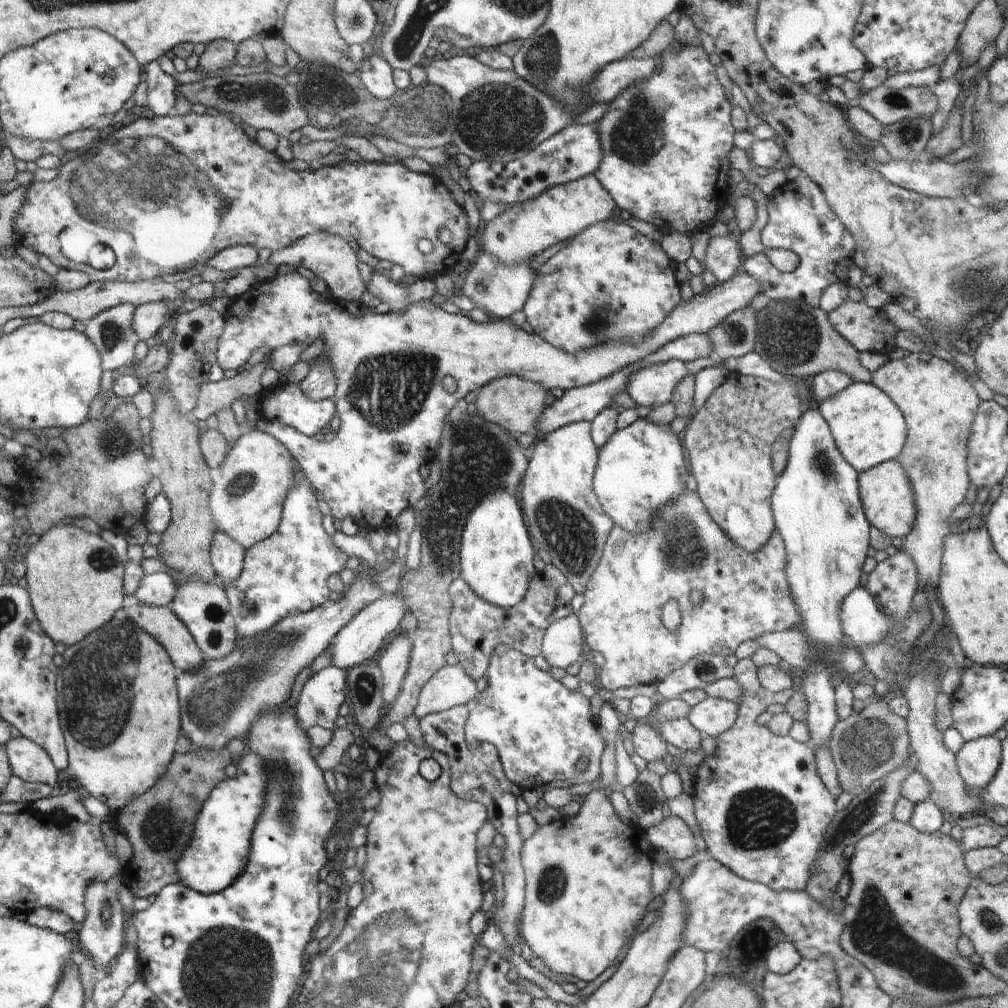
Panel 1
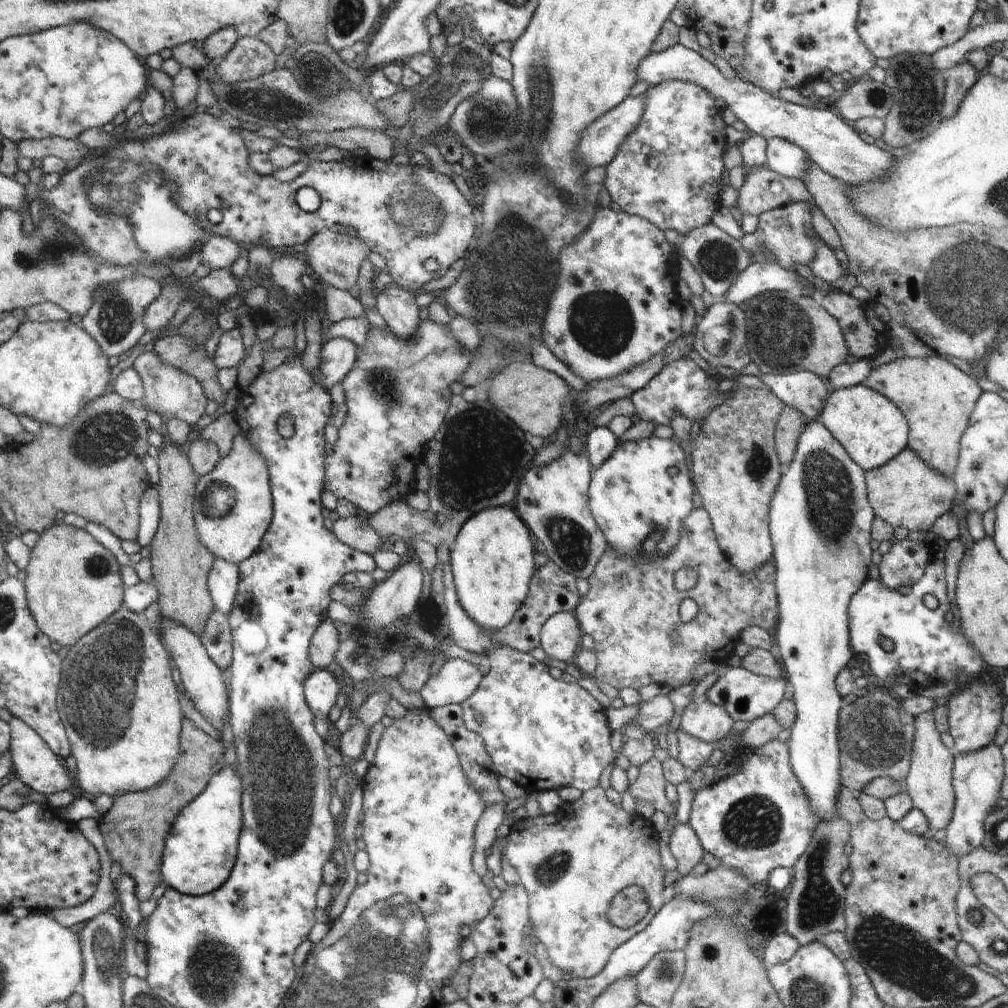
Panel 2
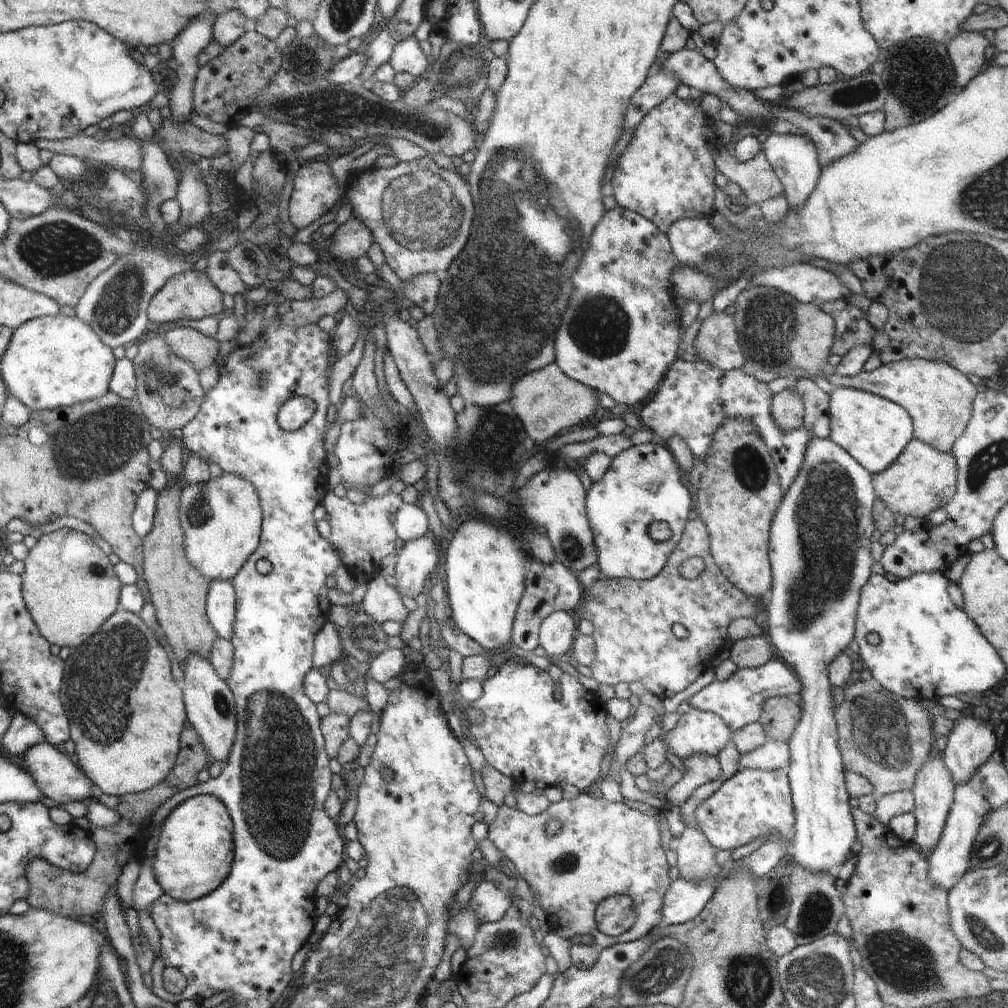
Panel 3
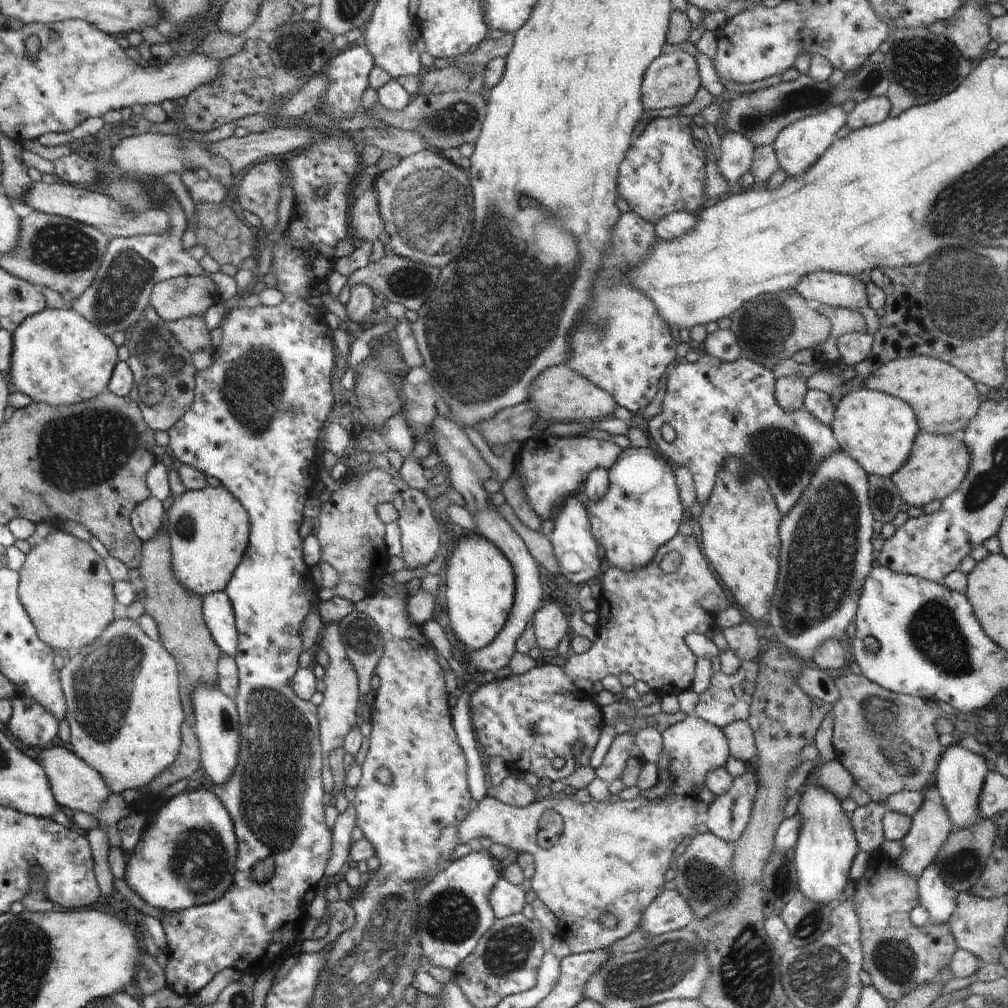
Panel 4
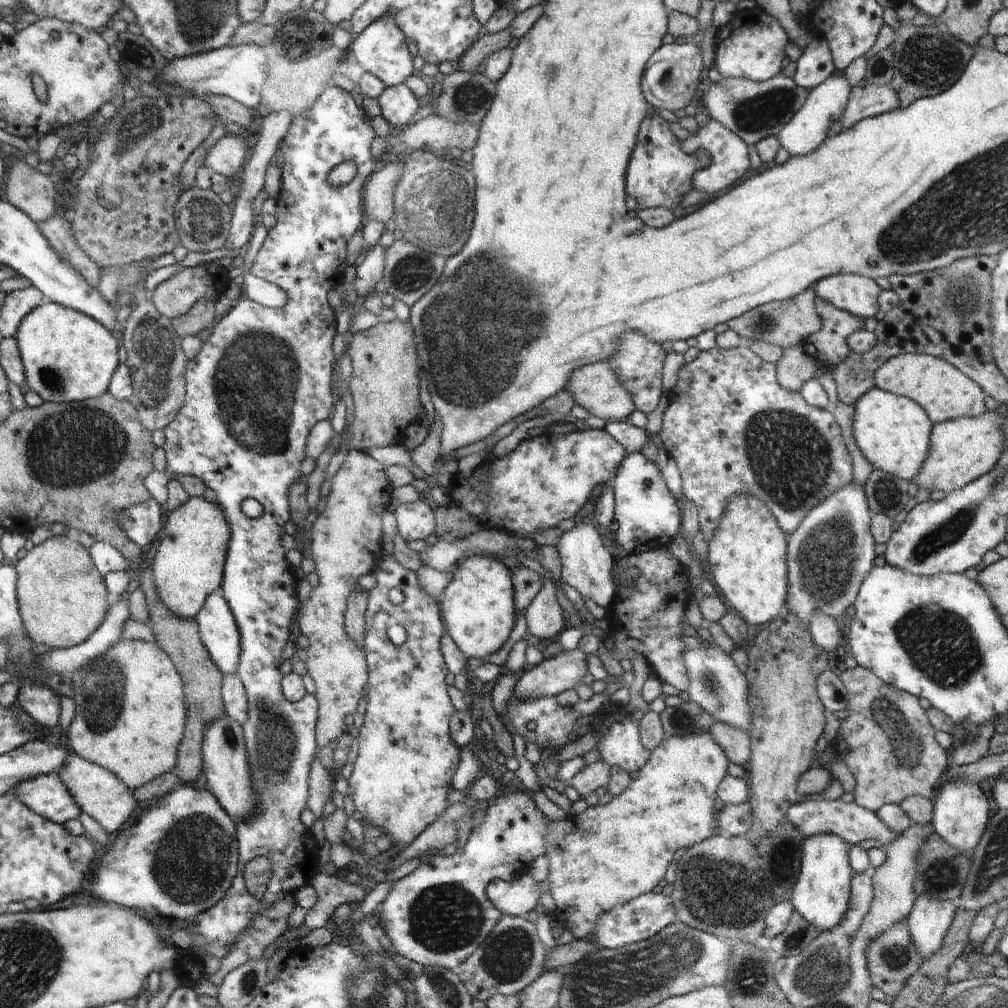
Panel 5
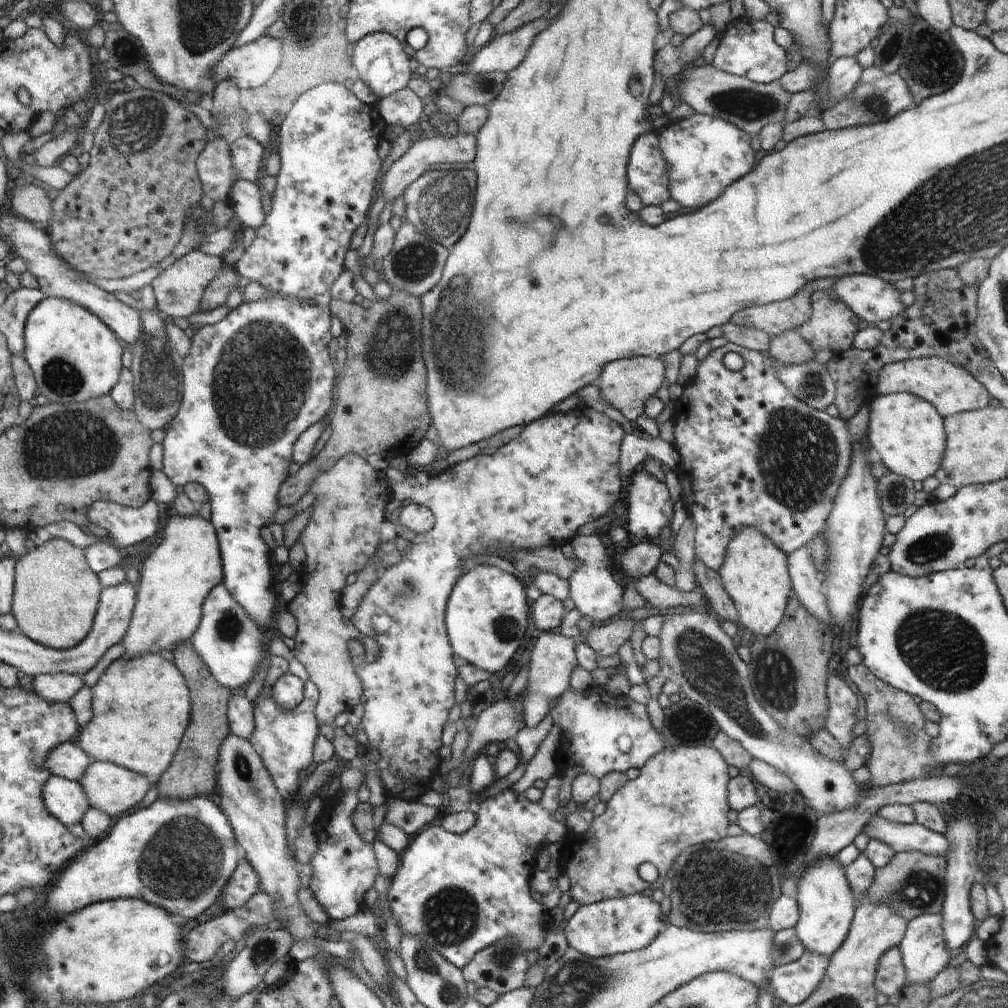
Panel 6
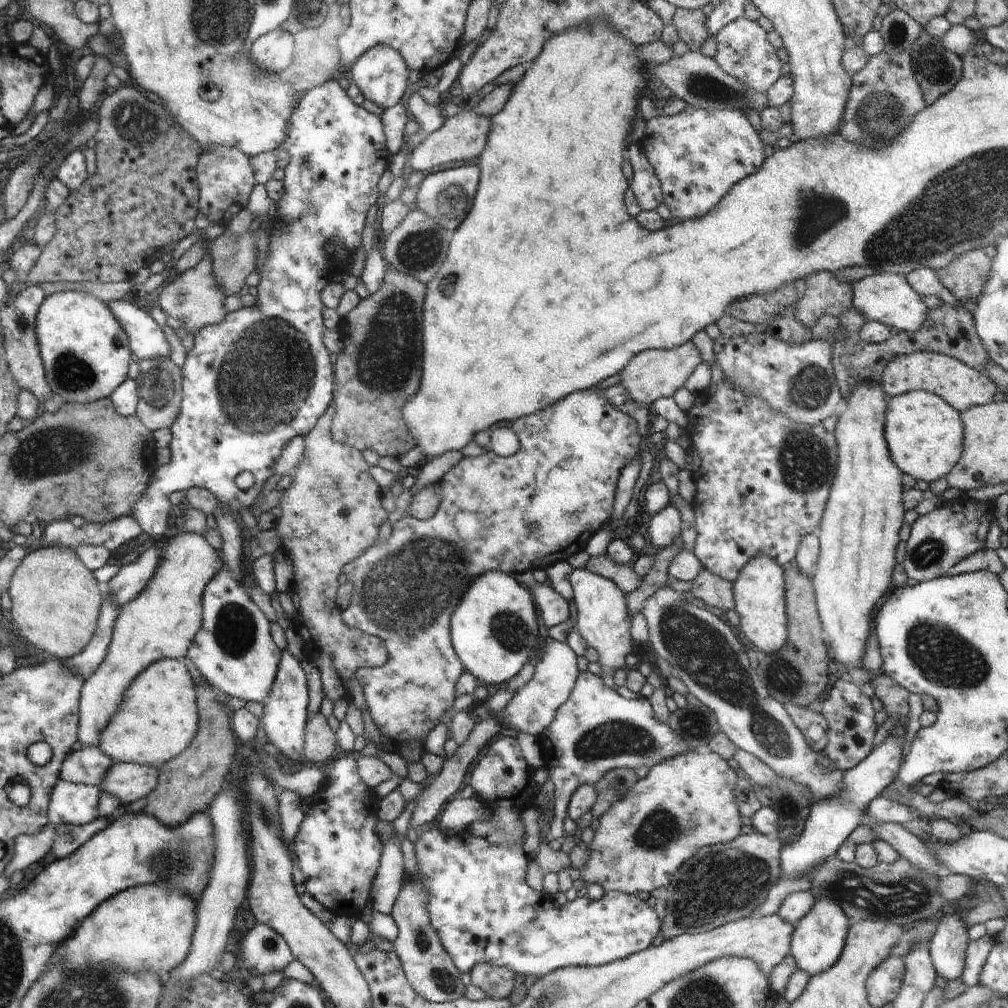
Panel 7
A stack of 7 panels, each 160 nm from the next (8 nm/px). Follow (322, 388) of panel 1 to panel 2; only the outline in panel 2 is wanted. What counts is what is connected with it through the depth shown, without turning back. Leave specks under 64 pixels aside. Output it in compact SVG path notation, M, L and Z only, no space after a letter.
M325 339L321 348L320 366L312 378L324 389L332 390L350 372L356 355L357 346L350 339Z

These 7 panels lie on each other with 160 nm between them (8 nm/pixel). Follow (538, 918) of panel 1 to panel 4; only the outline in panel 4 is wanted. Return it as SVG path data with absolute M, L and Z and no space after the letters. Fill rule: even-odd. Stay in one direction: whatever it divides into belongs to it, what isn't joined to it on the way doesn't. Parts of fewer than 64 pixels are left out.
M686 715L682 720L679 720L676 724L669 726L664 732L661 732L663 736L663 749L660 760L656 766L657 771L657 781L659 781L658 786L651 789L646 789L641 792L639 797L632 801L620 801L620 802L587 802L582 803L577 800L574 796L566 796L562 798L552 798L551 800L542 800L541 798L530 803L526 807L515 807L508 805L507 803L500 802L494 796L486 796L479 803L477 803L476 810L471 810L469 816L461 823L459 826L459 844L468 843L473 838L490 838L493 843L502 844L502 846L507 846L511 848L514 852L528 852L530 856L534 857L535 862L535 873L530 881L532 885L532 890L536 892L536 896L539 901L546 904L548 908L555 914L558 918L557 923L557 933L556 935L564 940L572 953L585 953L588 951L597 951L600 949L608 949L610 945L614 945L616 941L620 941L624 937L627 937L630 933L635 933L641 927L643 920L641 917L644 912L648 910L652 901L655 900L659 894L662 894L665 890L668 890L668 874L672 871L672 855L676 854L676 850L680 850L680 842L688 842L688 838L693 838L696 830L697 824L703 824L704 814L696 813L696 802L700 802L700 783L705 784L705 776L708 770L716 767L728 766L728 758L730 756L730 744L728 744L728 738L722 732L721 727L716 726L714 723L709 723L706 719L700 718L694 715ZM548 808L554 808L560 816L563 818L564 828L561 836L556 843L556 845L550 849L543 849L536 842L536 833L538 832L538 822L540 822L540 817L544 814L545 810ZM603 914L613 914L617 918L617 925L614 929L607 929L602 926L599 921L600 916Z

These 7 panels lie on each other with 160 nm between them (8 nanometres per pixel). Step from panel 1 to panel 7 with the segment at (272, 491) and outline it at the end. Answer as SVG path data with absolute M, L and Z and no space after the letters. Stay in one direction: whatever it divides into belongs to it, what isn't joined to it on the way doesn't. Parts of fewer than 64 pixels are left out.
M186 531L167 540L161 548L161 560L147 588L119 610L104 662L83 682L78 745L97 746L100 733L136 675L163 658L182 660L202 626L202 595L208 582L224 566L220 552L203 535Z

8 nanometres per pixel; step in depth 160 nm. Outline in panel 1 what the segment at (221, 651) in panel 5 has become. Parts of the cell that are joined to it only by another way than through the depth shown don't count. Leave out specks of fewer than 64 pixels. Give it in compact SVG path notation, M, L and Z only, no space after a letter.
M216 531L211 546L211 562L216 578L214 582L224 588L234 582L242 573L246 550L236 539L222 531Z

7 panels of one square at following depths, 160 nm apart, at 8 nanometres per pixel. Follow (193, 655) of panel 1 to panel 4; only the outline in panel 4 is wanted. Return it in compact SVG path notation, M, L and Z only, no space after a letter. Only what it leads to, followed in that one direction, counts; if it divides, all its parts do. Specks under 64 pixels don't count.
M200 683L191 694L194 699L192 727L200 741L203 751L204 774L209 776L212 784L226 785L234 776L242 752L242 720L239 718L238 707L223 690L214 683Z

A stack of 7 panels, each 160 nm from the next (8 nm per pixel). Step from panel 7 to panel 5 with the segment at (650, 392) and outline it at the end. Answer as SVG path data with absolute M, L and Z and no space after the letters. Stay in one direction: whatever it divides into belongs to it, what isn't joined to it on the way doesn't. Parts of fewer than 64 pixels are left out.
M607 360L581 366L572 374L571 380L567 382L566 389L572 395L572 398L575 398L575 404L586 408L591 416L598 416L606 422L624 421L632 411L636 410L631 394L627 392L617 378Z

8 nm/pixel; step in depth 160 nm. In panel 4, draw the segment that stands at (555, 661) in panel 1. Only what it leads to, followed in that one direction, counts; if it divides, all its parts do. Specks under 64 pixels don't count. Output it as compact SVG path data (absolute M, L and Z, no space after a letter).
M543 602L533 614L534 640L537 647L554 650L566 634L571 634L569 621L566 620L559 604Z

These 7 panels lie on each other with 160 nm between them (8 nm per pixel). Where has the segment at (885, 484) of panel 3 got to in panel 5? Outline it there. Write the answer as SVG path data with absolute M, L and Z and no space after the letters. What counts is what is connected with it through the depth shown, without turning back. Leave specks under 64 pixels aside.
M987 410L979 417L960 417L936 423L930 431L926 460L910 482L914 481L918 489L926 488L931 493L949 493L986 474L997 463L1005 445L1003 432L999 429L1003 418L1002 411Z

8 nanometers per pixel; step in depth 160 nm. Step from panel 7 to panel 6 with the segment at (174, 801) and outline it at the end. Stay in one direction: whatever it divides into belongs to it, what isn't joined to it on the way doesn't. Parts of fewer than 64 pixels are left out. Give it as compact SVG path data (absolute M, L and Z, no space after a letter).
M182 643L174 648L174 662L184 670L187 686L192 686L192 726L188 727L188 738L183 738L178 754L167 772L157 779L160 797L188 799L203 794L214 794L215 778L218 773L219 746L228 732L226 710L230 705L230 689L221 685L208 670L194 647Z

